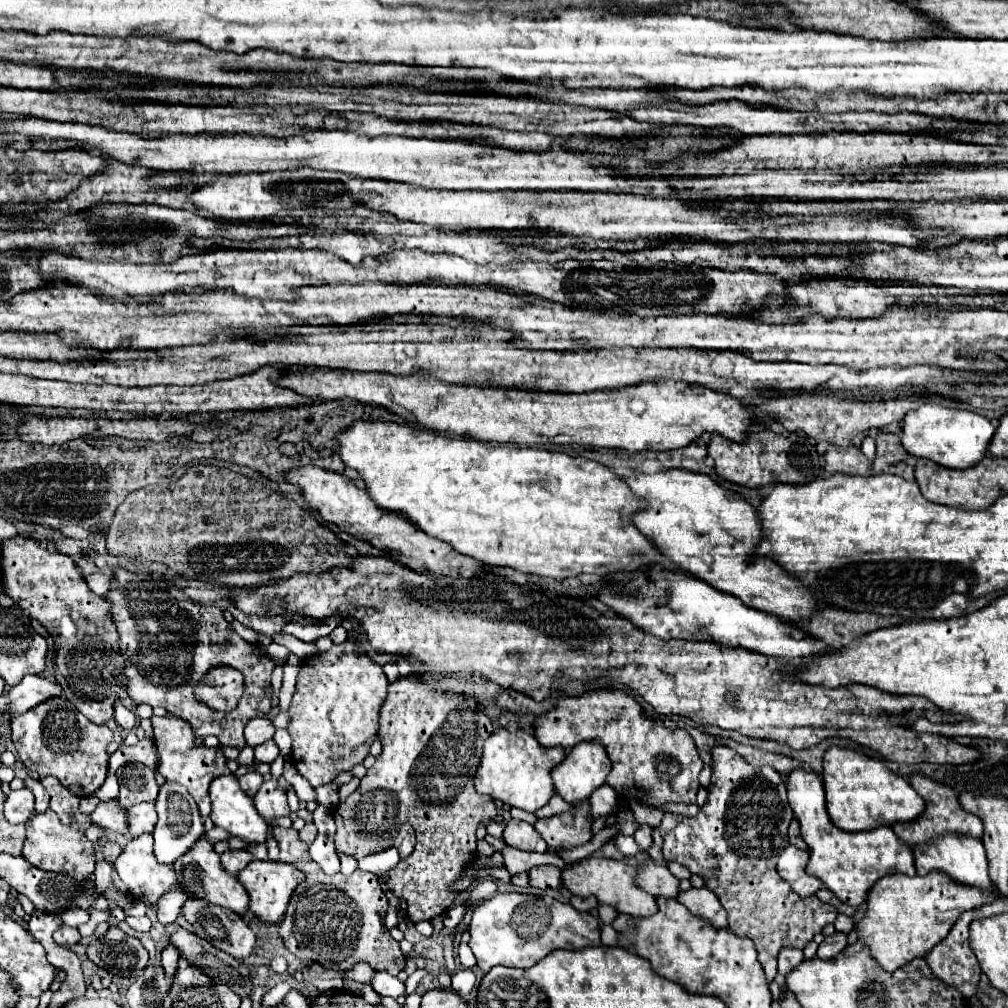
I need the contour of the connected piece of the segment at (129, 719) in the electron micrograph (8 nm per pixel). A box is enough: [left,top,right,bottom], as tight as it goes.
[114,702,134,728]

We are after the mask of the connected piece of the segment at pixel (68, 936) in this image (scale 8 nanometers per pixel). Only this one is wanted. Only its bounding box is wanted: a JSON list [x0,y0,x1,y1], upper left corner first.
[54,926,80,946]

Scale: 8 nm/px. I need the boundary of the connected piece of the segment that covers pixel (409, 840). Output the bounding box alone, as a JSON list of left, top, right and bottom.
[393,824,414,860]

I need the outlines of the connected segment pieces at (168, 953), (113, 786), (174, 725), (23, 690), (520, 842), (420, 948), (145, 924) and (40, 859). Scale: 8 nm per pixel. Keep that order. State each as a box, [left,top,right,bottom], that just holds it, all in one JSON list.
[[162,944,178,976],[94,774,118,800],[152,716,226,818],[4,676,60,716],[504,820,548,852],[414,916,446,963],[126,916,150,932],[22,810,94,882]]

